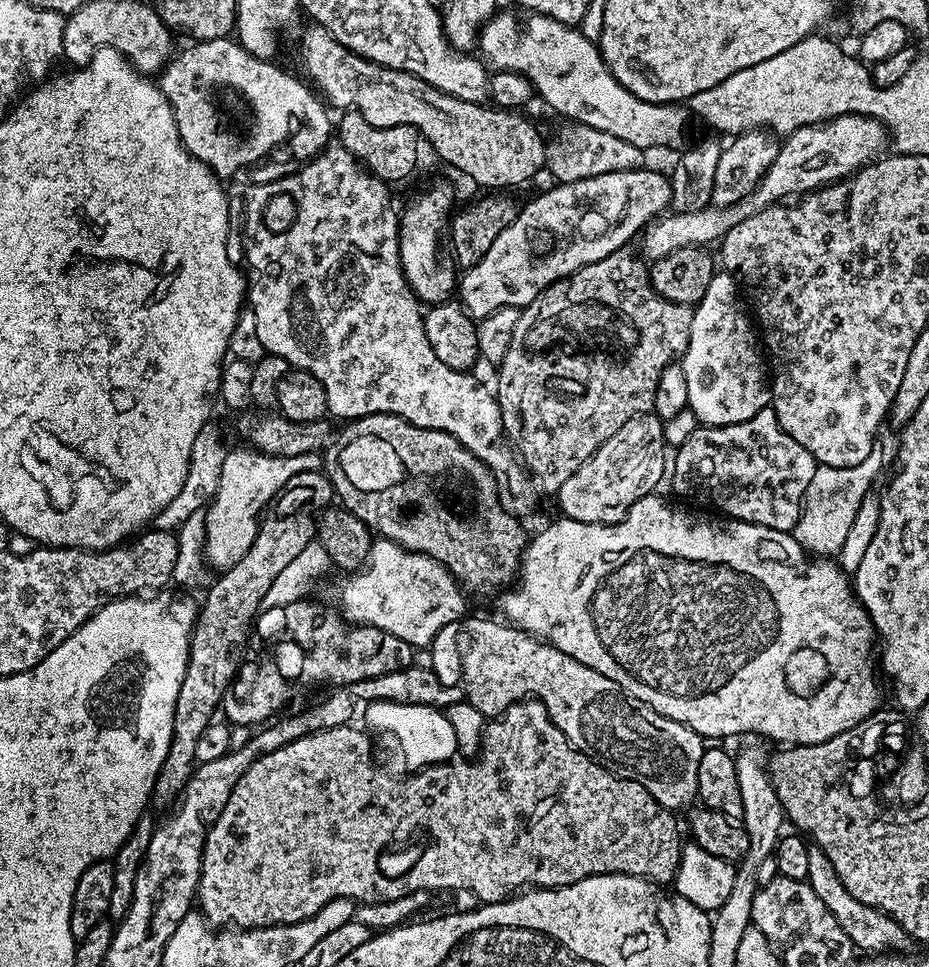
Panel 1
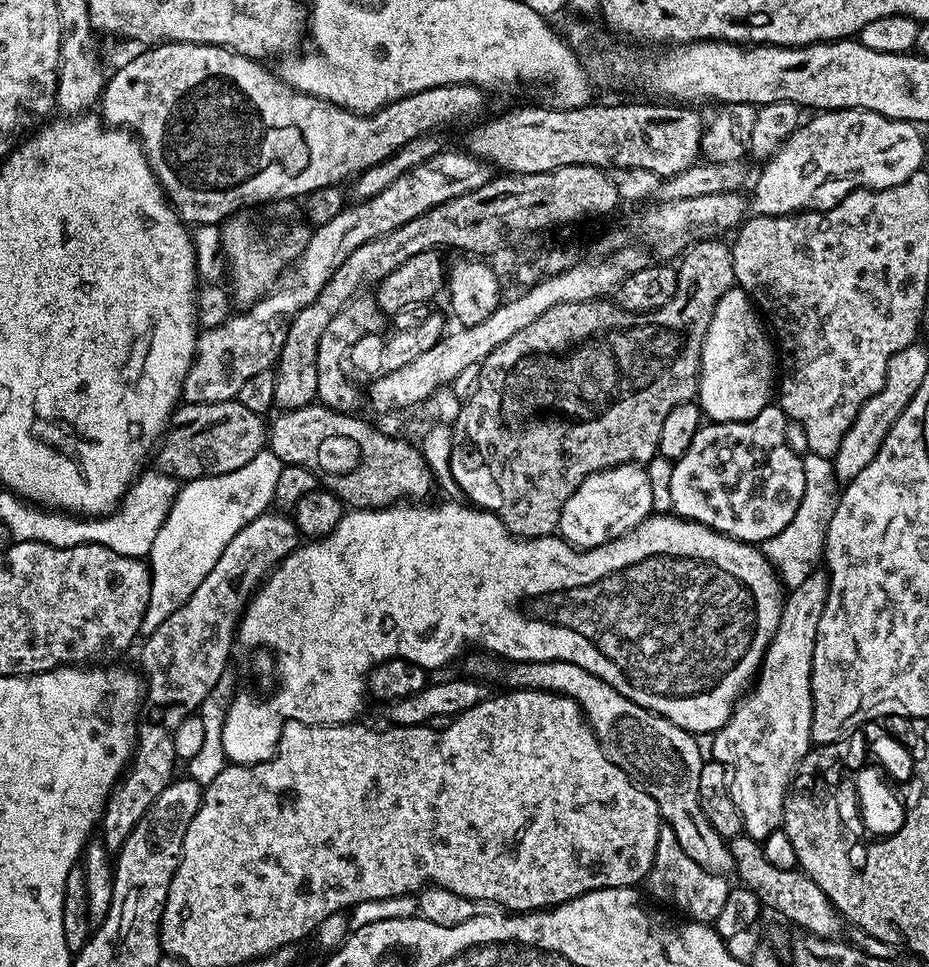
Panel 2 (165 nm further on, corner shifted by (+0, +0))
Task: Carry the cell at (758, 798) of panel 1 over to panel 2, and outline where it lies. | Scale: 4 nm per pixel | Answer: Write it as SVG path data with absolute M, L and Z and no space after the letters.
M823 571L812 572L802 582L802 586L791 589L784 600L784 609L778 622L778 630L772 635L768 649L764 651L764 660L760 671L754 677L754 683L740 697L732 710L732 717L714 733L711 759L728 769L728 785L742 814L744 832L763 842L766 837L781 831L784 823L784 802L788 799L792 777L802 758L813 747L812 742L812 655L814 642L818 634L818 622L822 619L822 610L828 597L828 577Z

